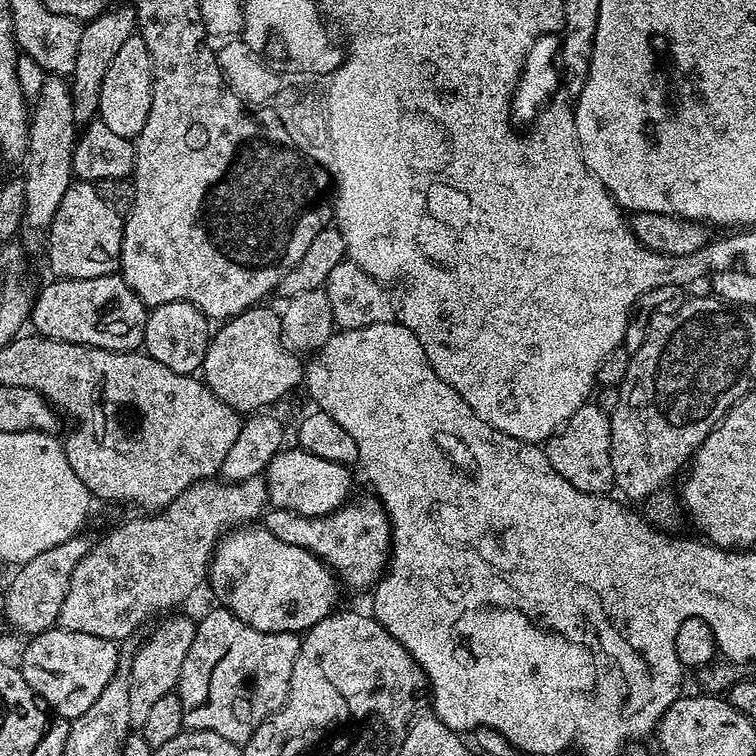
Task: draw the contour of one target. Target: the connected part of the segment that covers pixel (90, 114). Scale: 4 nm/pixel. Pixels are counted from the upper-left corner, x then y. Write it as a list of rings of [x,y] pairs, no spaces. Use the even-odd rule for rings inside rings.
[[[132,6],[109,7],[100,16],[94,17],[83,25],[82,38],[78,38],[78,58],[74,58],[74,70],[70,77],[74,118],[77,125],[87,126],[97,119],[106,70],[110,70],[110,62],[114,62],[122,42],[126,42],[126,38],[130,38],[136,31],[136,10]]]

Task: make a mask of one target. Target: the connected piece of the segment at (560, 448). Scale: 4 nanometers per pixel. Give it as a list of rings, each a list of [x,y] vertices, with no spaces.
[[[589,402],[582,405],[563,426],[556,429],[554,435],[549,436],[543,445],[546,458],[550,466],[570,486],[583,492],[604,494],[613,487],[612,463],[610,462],[610,446],[612,445],[612,422],[610,416],[603,413],[596,403]]]

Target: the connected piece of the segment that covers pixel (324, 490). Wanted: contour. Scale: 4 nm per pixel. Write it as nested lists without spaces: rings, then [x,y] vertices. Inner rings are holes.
[[[299,446],[290,448],[277,452],[268,462],[266,477],[268,476],[268,496],[272,499],[271,507],[285,508],[287,512],[297,512],[303,516],[325,516],[335,508],[341,508],[349,499],[348,491],[352,488],[352,476],[348,473],[351,471],[345,465],[314,458],[314,454],[304,451]]]

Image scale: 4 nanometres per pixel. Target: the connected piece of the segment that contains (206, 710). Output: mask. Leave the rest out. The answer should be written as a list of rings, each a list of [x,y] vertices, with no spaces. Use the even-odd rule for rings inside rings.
[[[216,606],[213,612],[208,612],[196,626],[194,634],[194,642],[190,646],[190,650],[186,654],[186,662],[182,662],[182,674],[180,675],[180,683],[178,685],[178,695],[182,702],[182,718],[184,719],[185,729],[194,732],[213,732],[222,738],[226,738],[230,742],[234,742],[238,746],[247,744],[248,740],[258,730],[258,726],[262,726],[262,722],[267,720],[284,705],[284,700],[288,696],[290,690],[290,674],[294,674],[294,658],[300,649],[300,636],[290,632],[263,632],[257,628],[251,628],[246,622],[242,622],[234,613],[229,612],[223,606]]]

